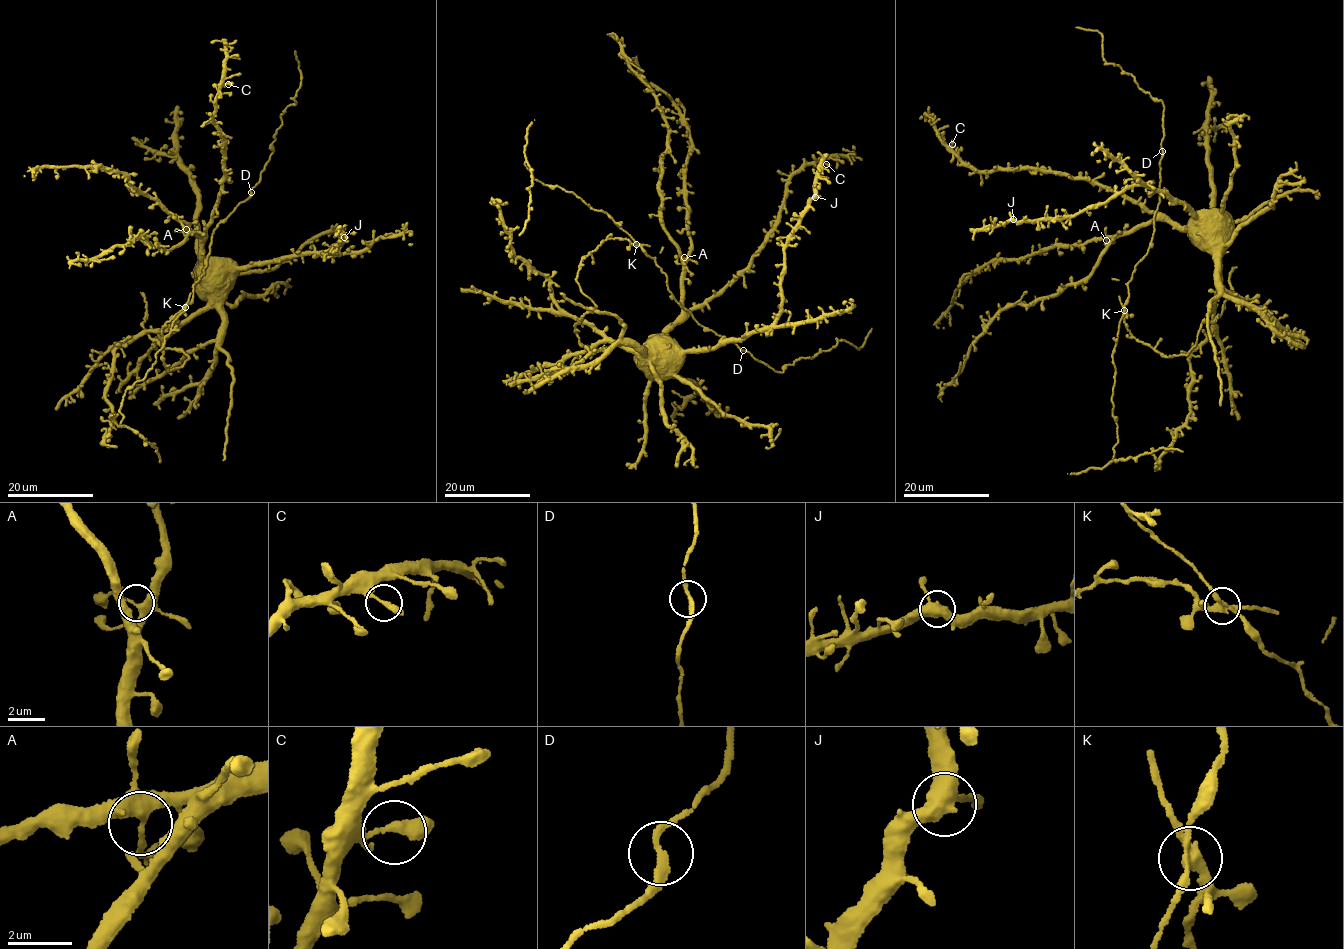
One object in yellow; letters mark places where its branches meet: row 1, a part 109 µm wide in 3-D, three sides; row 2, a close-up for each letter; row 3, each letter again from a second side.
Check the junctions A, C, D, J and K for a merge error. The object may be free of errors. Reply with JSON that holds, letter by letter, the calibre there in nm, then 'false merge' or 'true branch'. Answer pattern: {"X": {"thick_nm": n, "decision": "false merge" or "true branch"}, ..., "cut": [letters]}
{"A": {"thick_nm": 340, "decision": "true branch"}, "C": {"thick_nm": 240, "decision": "true branch"}, "D": {"thick_nm": 220, "decision": "true branch"}, "J": {"thick_nm": 420, "decision": "true branch"}, "K": {"thick_nm": 240, "decision": "false merge"}, "cut": ["K"]}

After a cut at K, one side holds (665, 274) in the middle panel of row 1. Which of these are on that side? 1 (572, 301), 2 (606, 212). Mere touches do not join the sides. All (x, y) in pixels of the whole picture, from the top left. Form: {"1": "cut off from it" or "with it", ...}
{"1": "with it", "2": "with it"}

